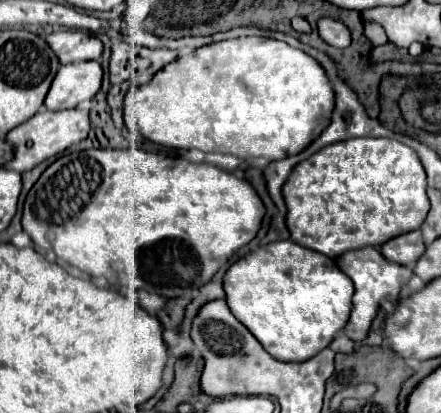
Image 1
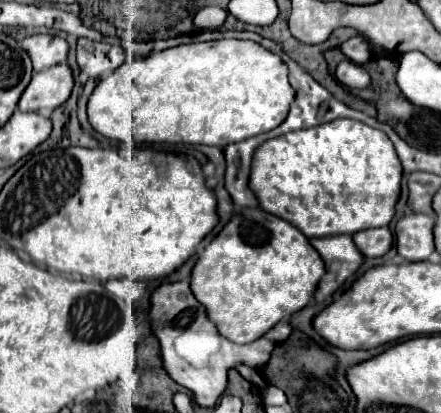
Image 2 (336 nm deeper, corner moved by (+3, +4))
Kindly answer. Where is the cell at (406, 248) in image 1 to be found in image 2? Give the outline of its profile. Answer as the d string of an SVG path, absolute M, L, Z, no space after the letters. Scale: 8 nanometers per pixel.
M375 228L375 230L363 230L359 234L353 234L353 240L367 258L377 258L389 252L393 244L393 234L389 228Z

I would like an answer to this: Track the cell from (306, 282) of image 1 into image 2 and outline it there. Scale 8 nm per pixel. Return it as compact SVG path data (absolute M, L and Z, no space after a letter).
M255 208L237 214L205 248L193 268L191 290L227 340L249 344L265 336L281 318L305 308L323 274L325 264L301 230Z

